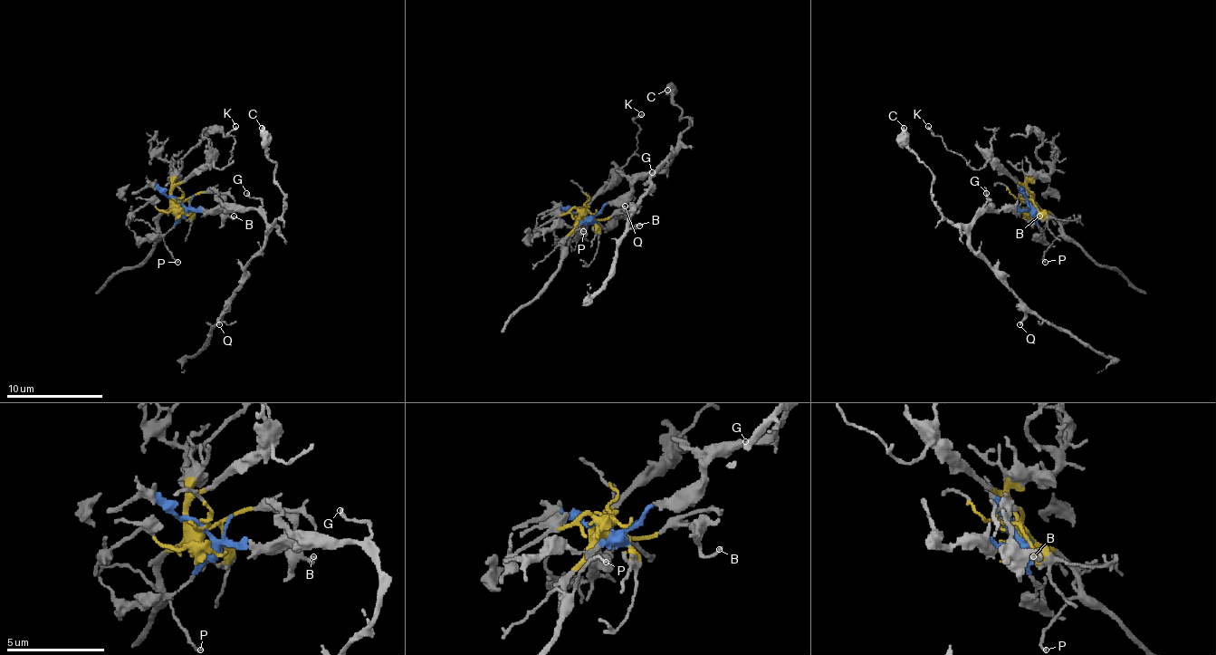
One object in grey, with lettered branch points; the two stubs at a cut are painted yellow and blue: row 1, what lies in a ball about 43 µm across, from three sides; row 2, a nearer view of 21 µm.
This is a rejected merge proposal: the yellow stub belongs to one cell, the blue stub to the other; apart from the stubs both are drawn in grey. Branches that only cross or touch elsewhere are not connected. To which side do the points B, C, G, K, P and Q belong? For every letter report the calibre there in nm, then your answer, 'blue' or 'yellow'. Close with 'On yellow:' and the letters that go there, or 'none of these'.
B: 140 nm thick; yellow
C: 420 nm thick; blue
G: 120 nm thick; blue
K: 180 nm thick; yellow
P: 130 nm thick; yellow
Q: 190 nm thick; blue
On yellow: B, K, P

